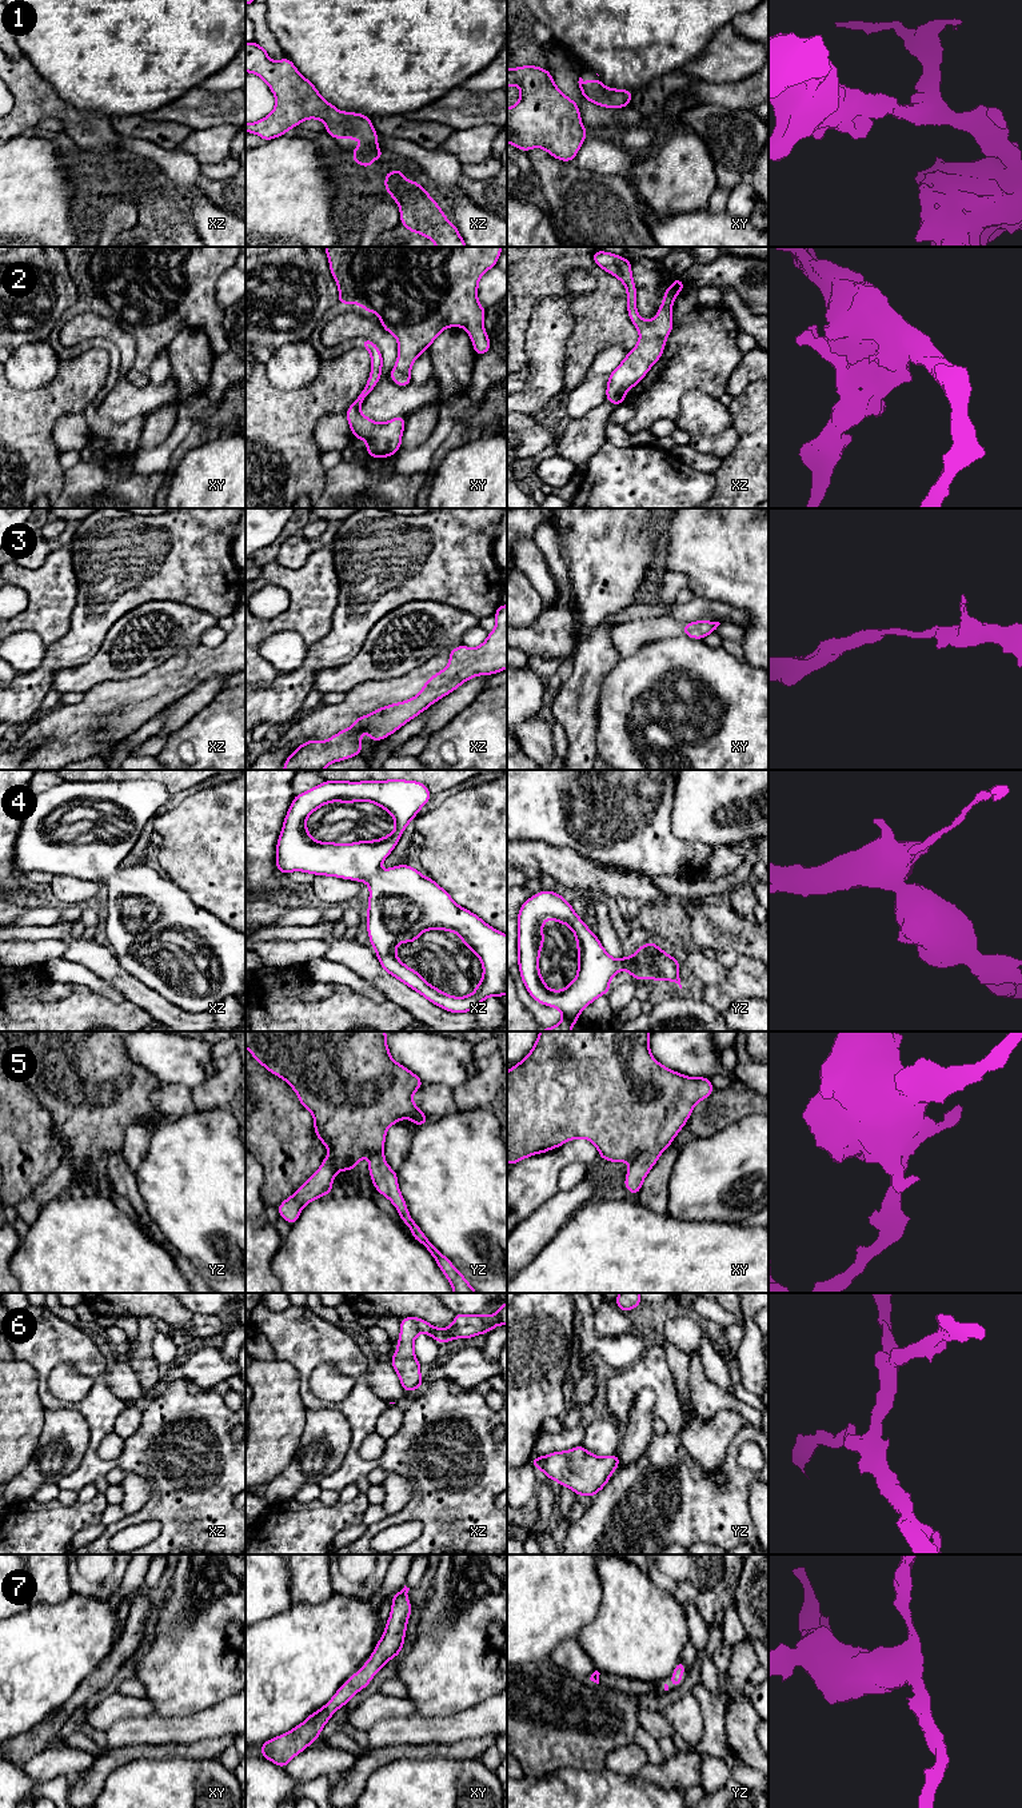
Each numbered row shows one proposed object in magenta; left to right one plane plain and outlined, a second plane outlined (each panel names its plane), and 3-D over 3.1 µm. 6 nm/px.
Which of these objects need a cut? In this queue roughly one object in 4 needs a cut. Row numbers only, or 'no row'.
no row

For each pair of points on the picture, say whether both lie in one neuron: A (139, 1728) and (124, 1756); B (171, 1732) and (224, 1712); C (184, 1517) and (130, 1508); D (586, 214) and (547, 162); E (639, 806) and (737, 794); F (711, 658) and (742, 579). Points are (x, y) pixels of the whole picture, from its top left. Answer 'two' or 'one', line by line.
A: two
B: one
C: two
D: one
E: two
F: two

